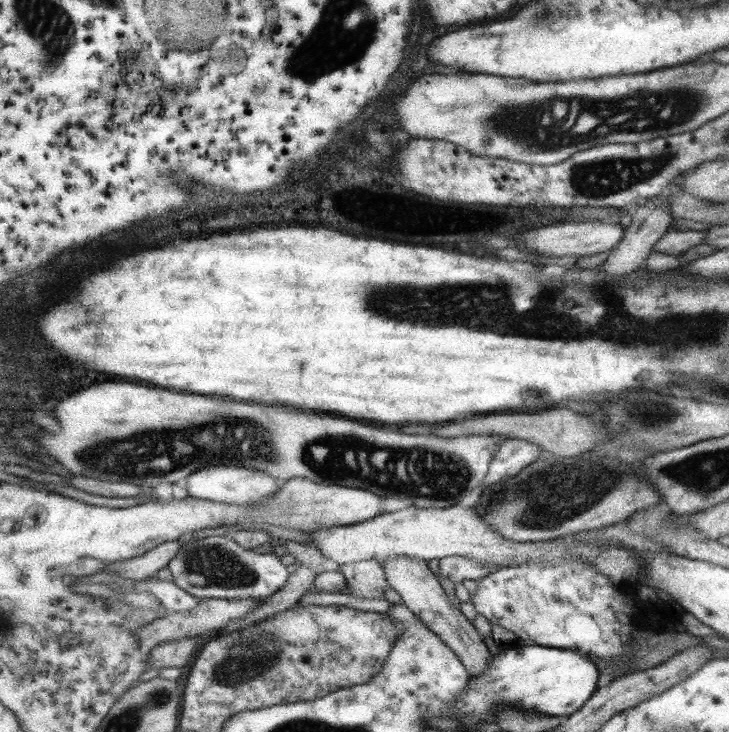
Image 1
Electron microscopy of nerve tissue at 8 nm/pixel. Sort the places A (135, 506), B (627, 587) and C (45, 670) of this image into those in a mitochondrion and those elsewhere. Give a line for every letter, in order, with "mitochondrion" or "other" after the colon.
A: other
B: other
C: other

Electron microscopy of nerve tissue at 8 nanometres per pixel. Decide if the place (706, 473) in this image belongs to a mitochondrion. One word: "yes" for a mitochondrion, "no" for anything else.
yes

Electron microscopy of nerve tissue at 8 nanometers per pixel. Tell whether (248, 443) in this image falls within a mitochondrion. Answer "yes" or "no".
yes

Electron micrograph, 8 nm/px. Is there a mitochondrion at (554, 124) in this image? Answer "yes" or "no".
yes

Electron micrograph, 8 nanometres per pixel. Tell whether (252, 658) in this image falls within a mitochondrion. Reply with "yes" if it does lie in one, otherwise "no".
yes

